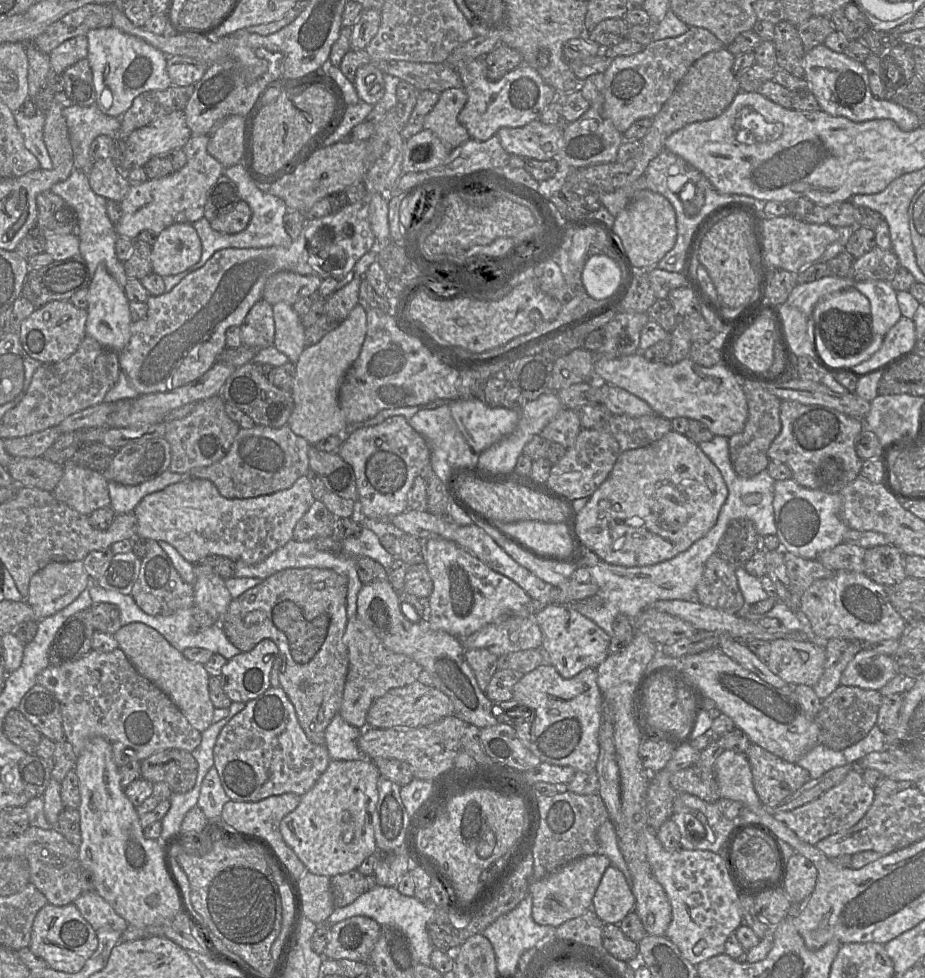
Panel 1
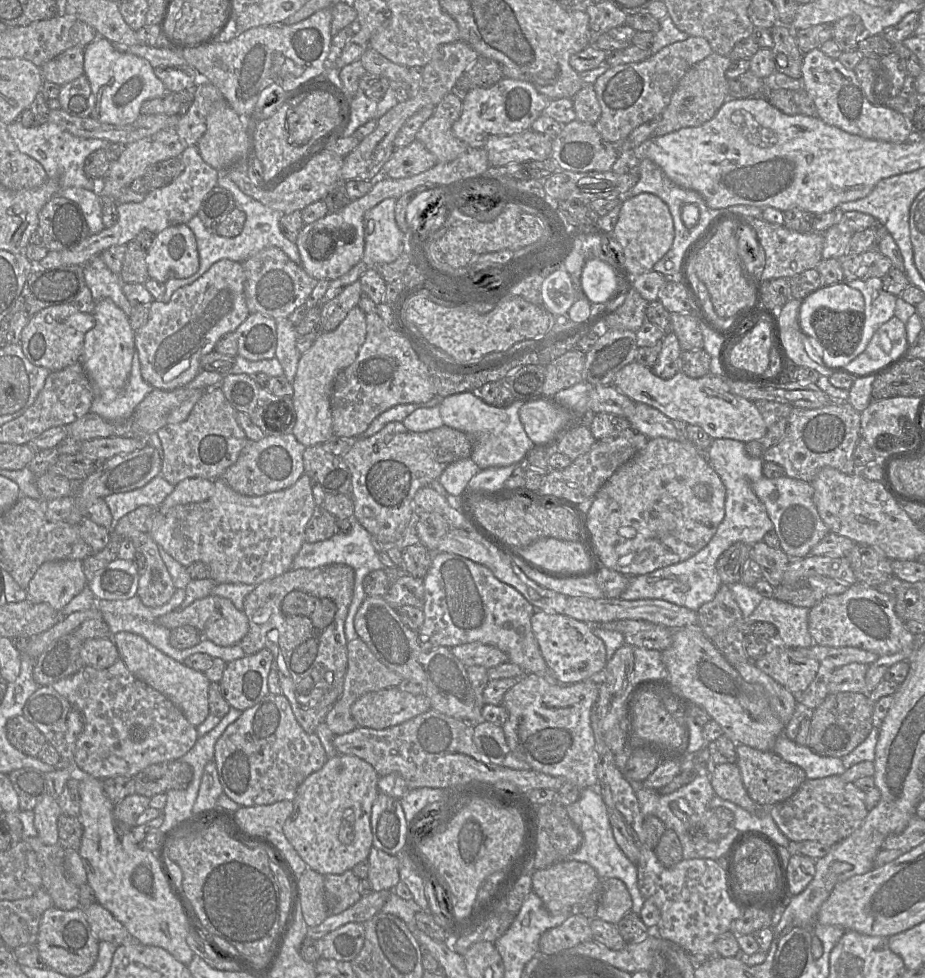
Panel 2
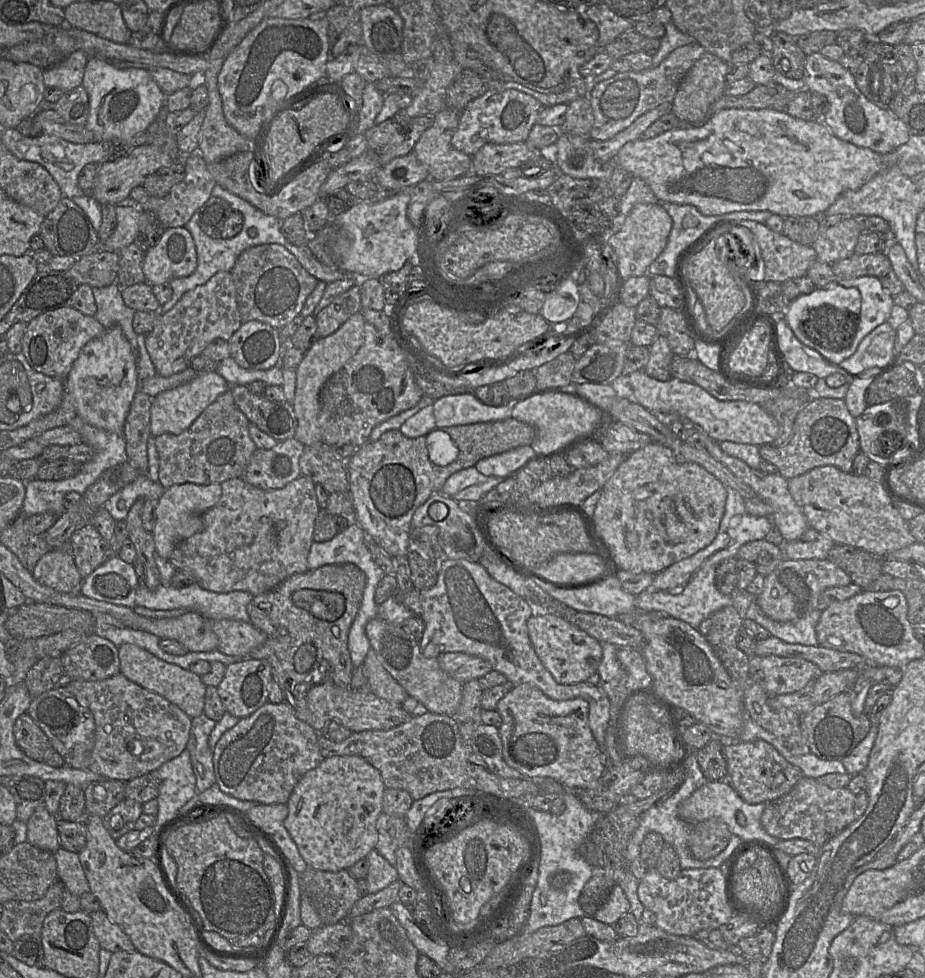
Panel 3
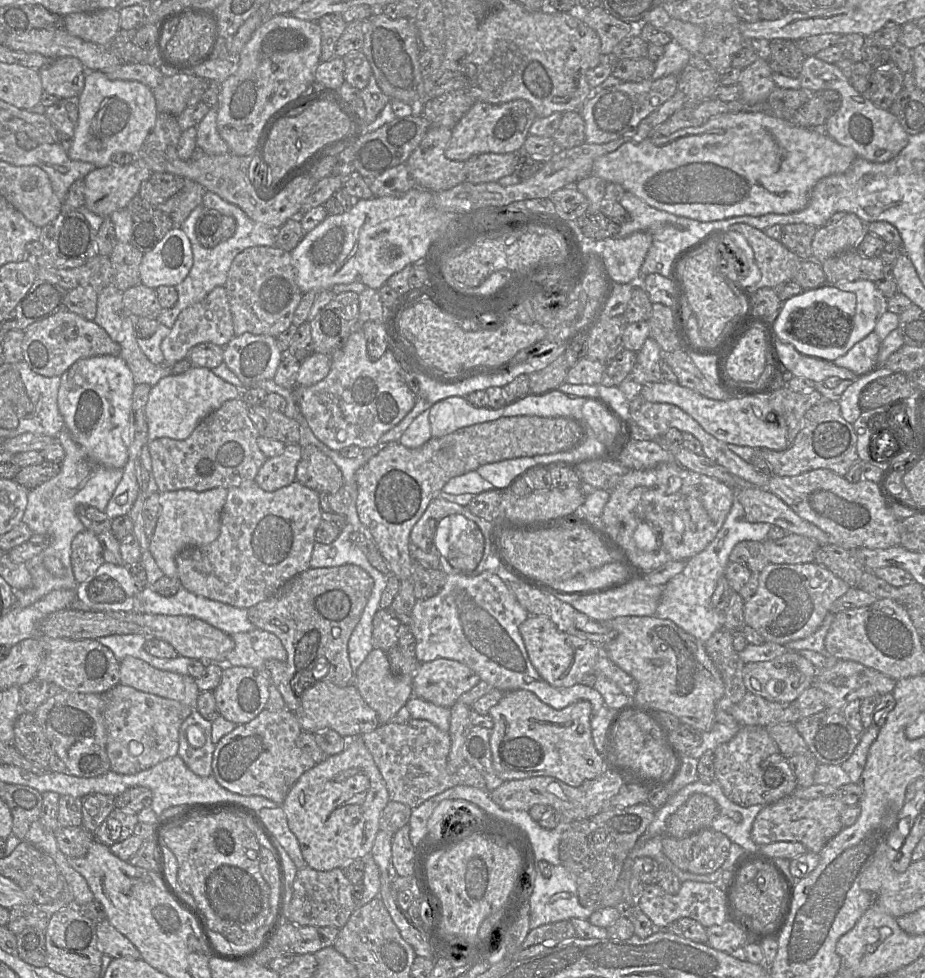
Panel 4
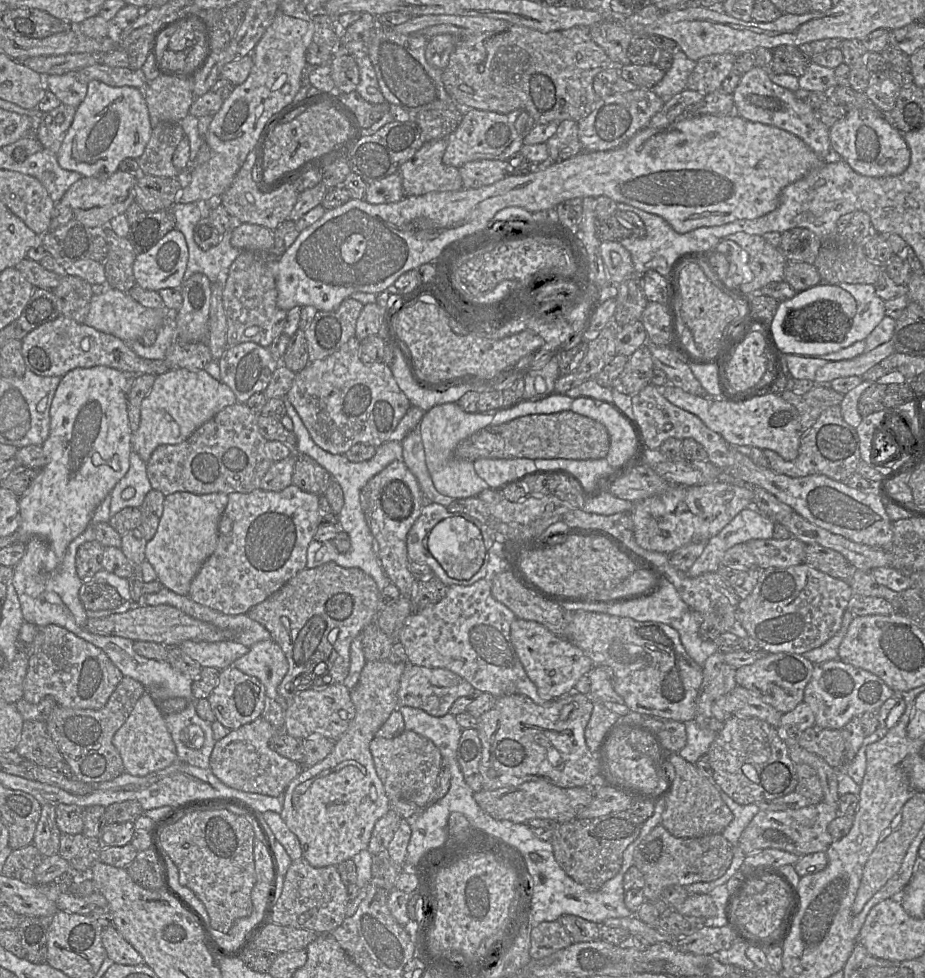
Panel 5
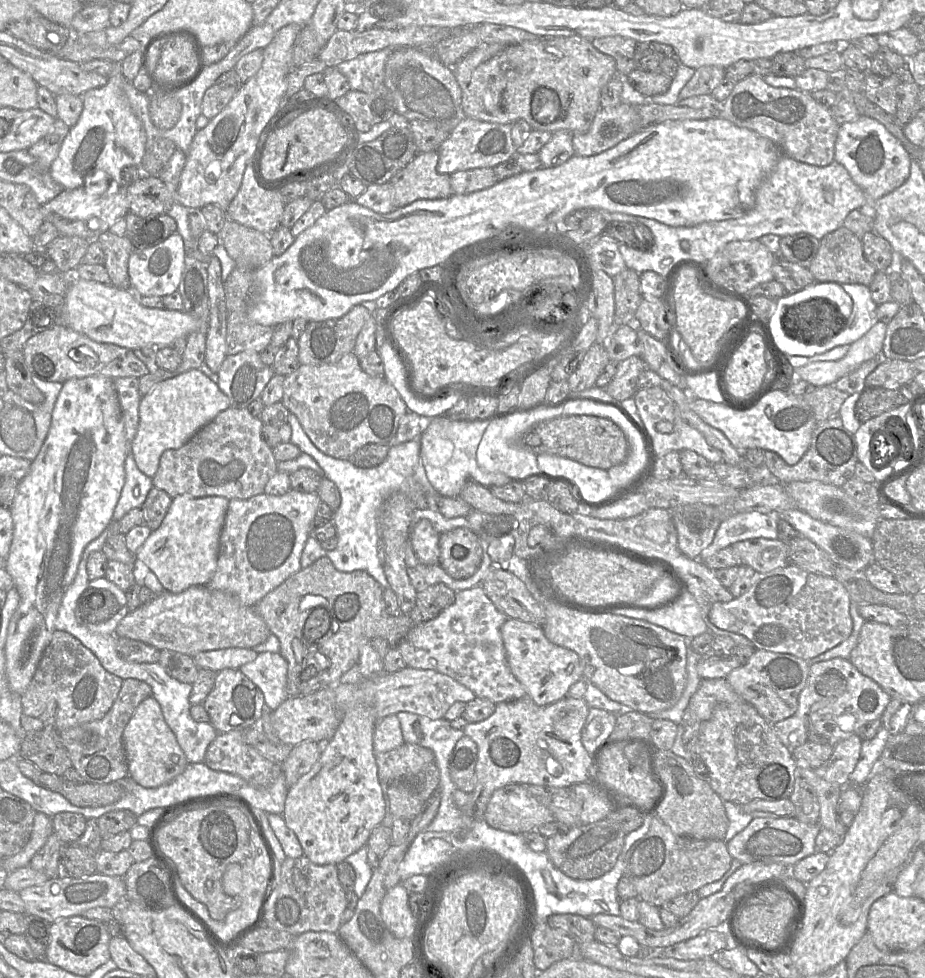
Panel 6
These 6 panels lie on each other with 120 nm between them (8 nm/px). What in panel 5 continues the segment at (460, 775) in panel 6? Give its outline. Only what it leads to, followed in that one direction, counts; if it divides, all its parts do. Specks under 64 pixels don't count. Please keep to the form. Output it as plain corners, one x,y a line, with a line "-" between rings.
463,729
457,747
457,761
469,787
476,793
483,790
479,765
482,744
477,729

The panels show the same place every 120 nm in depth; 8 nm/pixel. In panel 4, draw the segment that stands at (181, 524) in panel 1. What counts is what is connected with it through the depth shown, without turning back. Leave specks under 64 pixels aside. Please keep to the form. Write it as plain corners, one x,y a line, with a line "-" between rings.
296,480
275,491
264,491
256,483
227,489
218,538
204,546
187,547
176,556
177,577
189,592
236,608
249,609
274,595
297,574
310,568
315,532
322,520
319,493

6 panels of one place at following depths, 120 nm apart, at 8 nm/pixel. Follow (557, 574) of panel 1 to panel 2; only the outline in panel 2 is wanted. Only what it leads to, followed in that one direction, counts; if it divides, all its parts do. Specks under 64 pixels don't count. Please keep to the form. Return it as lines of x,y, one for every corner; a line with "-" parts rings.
515,561
518,567
538,585
568,596
582,596
593,599
604,598
603,591
596,582
596,575
578,579
554,579
537,572
522,562

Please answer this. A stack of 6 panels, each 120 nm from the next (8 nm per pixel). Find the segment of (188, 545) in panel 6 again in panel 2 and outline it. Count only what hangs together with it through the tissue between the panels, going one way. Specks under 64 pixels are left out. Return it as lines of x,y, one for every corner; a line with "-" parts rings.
188,478
180,481
156,509
166,513
178,505
206,501
214,494
214,481
204,478

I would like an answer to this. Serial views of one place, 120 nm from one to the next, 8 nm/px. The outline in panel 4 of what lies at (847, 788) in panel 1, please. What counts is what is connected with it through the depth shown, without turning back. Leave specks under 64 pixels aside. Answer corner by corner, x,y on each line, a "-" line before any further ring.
789,795
764,807
758,813
752,824
750,837
757,845
799,842
808,852
819,854
823,847
843,829
841,815
846,807
836,795
812,800

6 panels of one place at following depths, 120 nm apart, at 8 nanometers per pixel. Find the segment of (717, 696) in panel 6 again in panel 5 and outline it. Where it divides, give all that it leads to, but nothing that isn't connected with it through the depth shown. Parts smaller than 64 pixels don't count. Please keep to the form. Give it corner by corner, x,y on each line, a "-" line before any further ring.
738,685
720,697
712,705
711,711
713,716
723,723
732,717
757,718
777,729
782,716
782,713
771,705

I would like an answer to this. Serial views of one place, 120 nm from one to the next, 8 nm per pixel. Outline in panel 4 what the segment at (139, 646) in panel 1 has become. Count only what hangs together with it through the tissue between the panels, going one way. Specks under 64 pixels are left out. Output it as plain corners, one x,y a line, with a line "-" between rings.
132,656
120,662
120,683
145,693
176,700
193,710
196,710
200,694
195,679
190,675
160,670

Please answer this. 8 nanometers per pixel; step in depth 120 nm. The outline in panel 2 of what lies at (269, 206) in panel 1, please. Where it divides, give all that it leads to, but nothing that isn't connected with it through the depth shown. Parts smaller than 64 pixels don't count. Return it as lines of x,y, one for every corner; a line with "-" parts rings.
226,170
219,171
219,177
217,185
227,189
233,195
235,201
235,207
242,210
246,214
246,221
242,232
236,237
222,237
215,232
209,231
199,218
195,215
190,221
188,221
188,227
193,231
199,254
199,268
195,274
187,278
171,278
165,282
166,292
161,299
163,302
169,302
174,292
180,287
189,285
200,278
209,268
219,260
228,259
235,262
242,263
249,257
255,255
259,251
268,247
277,247
281,249
294,263
301,265
301,258
297,245
288,240
280,230
280,218
282,213
273,210
259,201
244,194
237,185
226,175

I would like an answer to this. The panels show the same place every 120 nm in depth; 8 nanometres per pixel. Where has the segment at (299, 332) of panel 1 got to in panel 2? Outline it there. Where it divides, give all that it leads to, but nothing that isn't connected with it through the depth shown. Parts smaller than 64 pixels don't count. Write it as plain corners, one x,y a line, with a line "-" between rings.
277,318
277,347
275,357
280,362
287,380
293,383
302,354
296,348
296,326
288,318

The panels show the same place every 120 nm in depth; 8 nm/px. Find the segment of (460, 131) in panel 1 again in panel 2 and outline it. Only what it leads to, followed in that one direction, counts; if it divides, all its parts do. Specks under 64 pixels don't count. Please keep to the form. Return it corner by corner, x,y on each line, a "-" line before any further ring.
456,91
447,94
435,107
431,117
424,122
416,133
416,140
436,157
437,162
449,162
465,153
469,146
452,134
452,126
462,111
462,95

